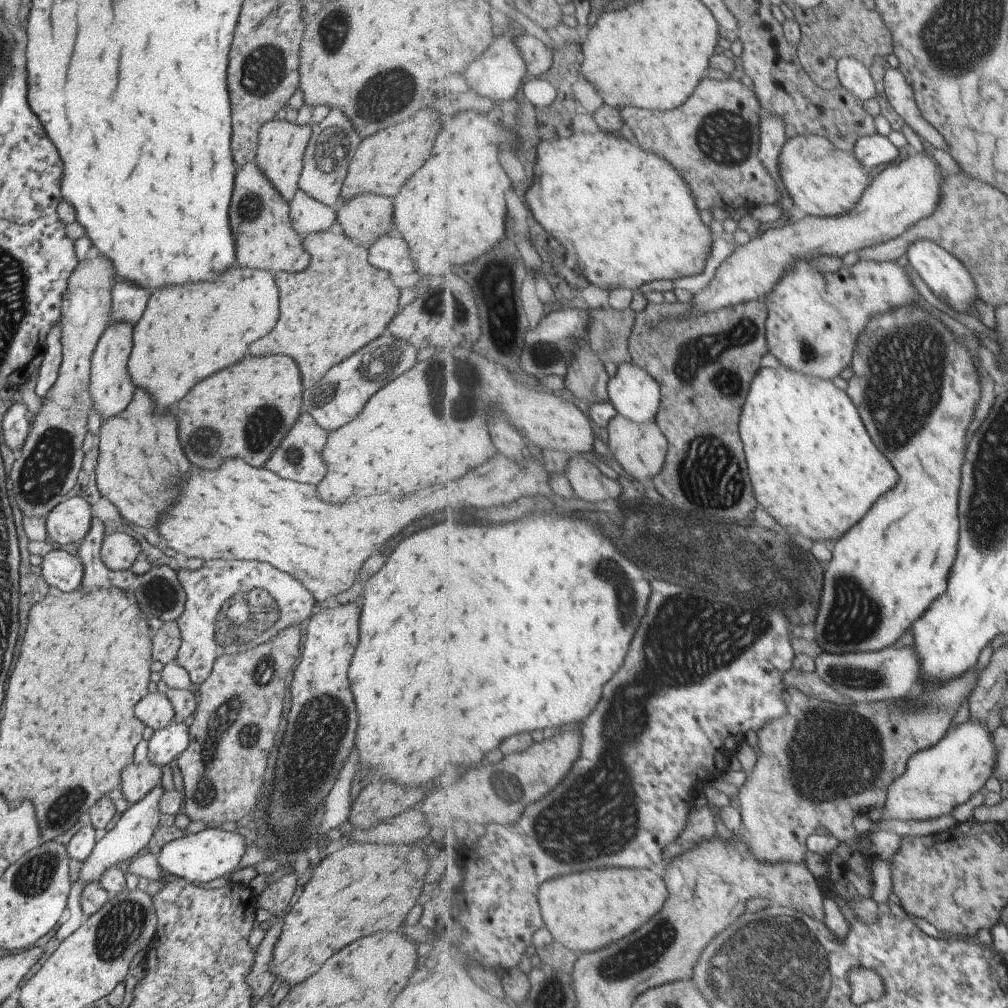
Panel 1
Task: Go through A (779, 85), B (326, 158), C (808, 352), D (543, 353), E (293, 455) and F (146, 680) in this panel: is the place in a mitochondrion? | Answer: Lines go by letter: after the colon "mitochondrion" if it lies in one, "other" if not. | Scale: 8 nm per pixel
A: other
B: mitochondrion
C: mitochondrion
D: mitochondrion
E: mitochondrion
F: other

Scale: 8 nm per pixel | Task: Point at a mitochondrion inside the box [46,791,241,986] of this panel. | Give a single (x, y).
(119, 928)

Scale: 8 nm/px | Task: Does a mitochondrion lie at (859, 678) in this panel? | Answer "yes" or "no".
yes

